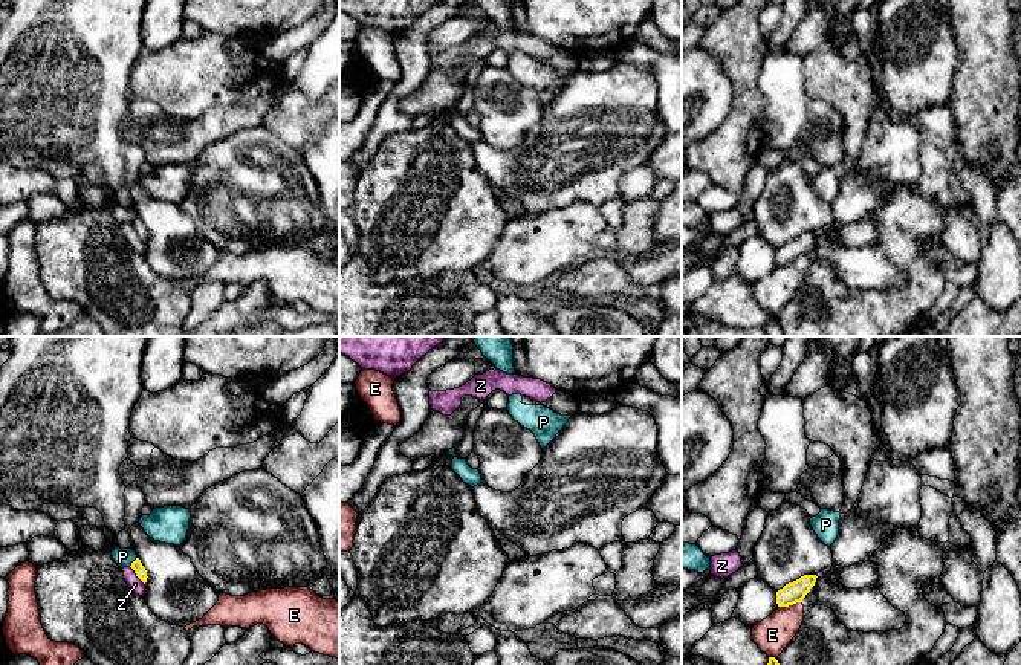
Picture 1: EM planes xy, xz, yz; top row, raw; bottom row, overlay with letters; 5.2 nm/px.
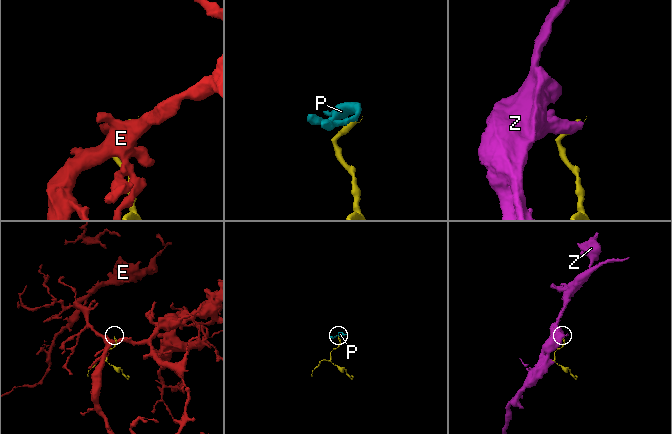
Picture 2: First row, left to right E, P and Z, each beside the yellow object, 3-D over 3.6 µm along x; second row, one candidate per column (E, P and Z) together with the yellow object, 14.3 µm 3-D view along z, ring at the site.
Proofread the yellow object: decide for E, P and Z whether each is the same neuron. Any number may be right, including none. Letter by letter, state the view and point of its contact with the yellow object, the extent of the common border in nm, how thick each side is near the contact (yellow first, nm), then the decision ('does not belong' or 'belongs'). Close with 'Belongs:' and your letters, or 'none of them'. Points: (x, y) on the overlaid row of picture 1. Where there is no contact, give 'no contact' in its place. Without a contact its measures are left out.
E: yz (789, 604) | 130 nm | 110/190 nm | does not belong
P: xy (133, 561) | 70 nm | 60/100 nm | does not belong
Z: xy (136, 575) | 130 nm | 60/80 nm | does not belong
Belongs: none of them

